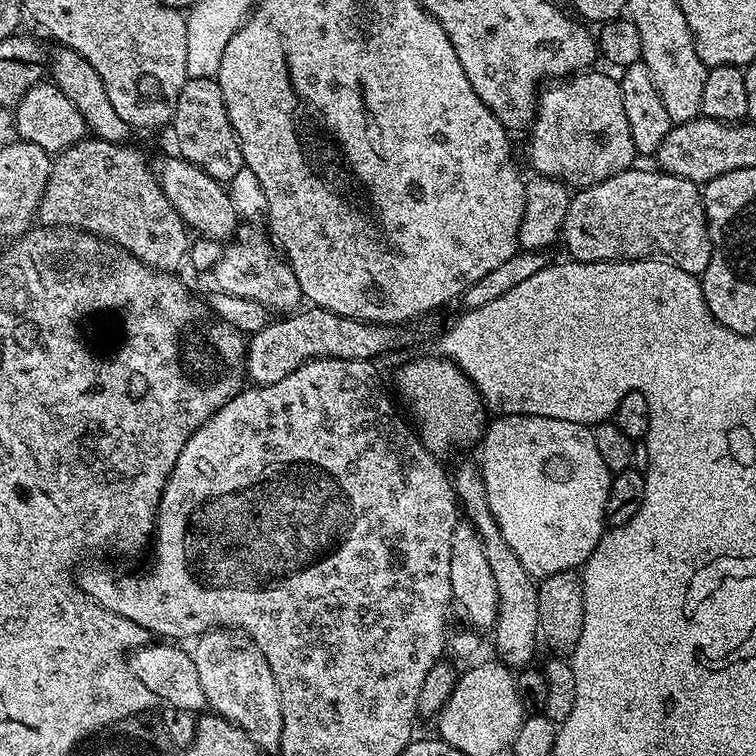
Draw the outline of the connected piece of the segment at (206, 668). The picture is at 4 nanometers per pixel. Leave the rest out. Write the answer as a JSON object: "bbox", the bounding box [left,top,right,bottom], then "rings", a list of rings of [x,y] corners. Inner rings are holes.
{"bbox":[191,628,282,754],"rings":[[[213,628],[210,632],[205,632],[203,636],[195,641],[196,648],[191,649],[192,661],[198,669],[198,682],[202,682],[202,694],[206,694],[206,702],[208,708],[217,716],[225,716],[231,724],[237,724],[240,729],[254,741],[266,754],[276,754],[280,750],[280,739],[282,738],[282,702],[280,701],[280,691],[278,690],[278,682],[274,678],[274,674],[270,670],[270,666],[266,662],[266,658],[262,654],[262,650],[258,650],[258,646],[253,640],[235,628]]]}

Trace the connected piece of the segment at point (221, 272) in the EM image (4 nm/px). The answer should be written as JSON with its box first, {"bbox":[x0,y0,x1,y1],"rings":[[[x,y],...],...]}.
{"bbox":[214,227,302,314],"rings":[[[263,227],[262,229],[243,228],[239,229],[235,239],[223,249],[220,261],[215,266],[214,276],[216,276],[218,286],[216,288],[226,295],[250,298],[276,314],[288,314],[299,309],[302,297],[298,278],[294,278],[292,267],[278,251],[269,233]]]}

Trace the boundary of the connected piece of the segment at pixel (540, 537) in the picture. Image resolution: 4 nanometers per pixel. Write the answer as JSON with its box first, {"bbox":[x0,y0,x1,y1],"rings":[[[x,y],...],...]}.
{"bbox":[478,415,612,578],"rings":[[[497,415],[495,419],[485,427],[478,445],[478,467],[486,482],[490,514],[494,514],[498,530],[502,530],[502,538],[533,578],[579,569],[606,531],[604,511],[608,487],[612,485],[606,462],[602,462],[602,454],[598,454],[593,442],[592,428],[545,416]]]}

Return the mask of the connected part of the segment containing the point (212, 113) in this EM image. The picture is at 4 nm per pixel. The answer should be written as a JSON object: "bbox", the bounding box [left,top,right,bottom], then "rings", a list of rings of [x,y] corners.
{"bbox":[170,77,245,182],"rings":[[[213,77],[189,78],[184,83],[182,94],[178,94],[178,106],[172,115],[170,131],[176,135],[175,151],[198,166],[198,170],[210,174],[210,178],[229,182],[239,172],[245,171],[244,155],[234,134],[234,126],[230,126],[220,83]]]}

